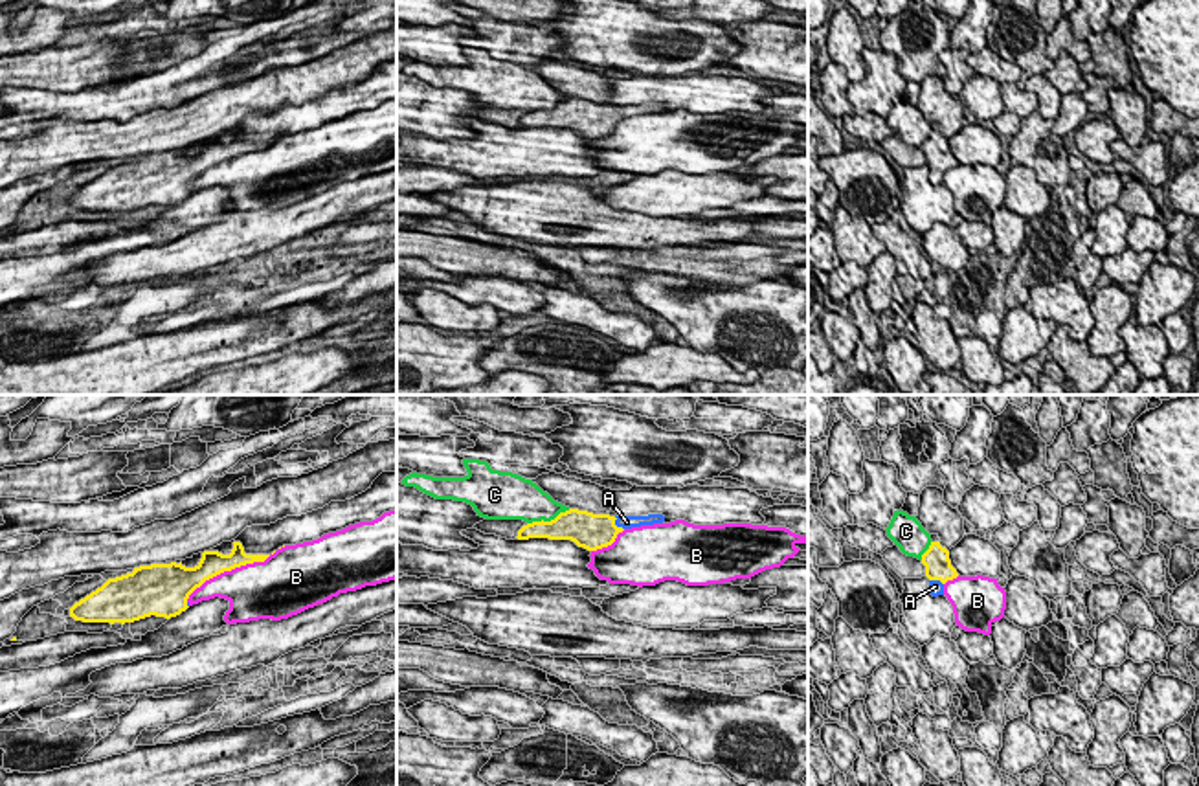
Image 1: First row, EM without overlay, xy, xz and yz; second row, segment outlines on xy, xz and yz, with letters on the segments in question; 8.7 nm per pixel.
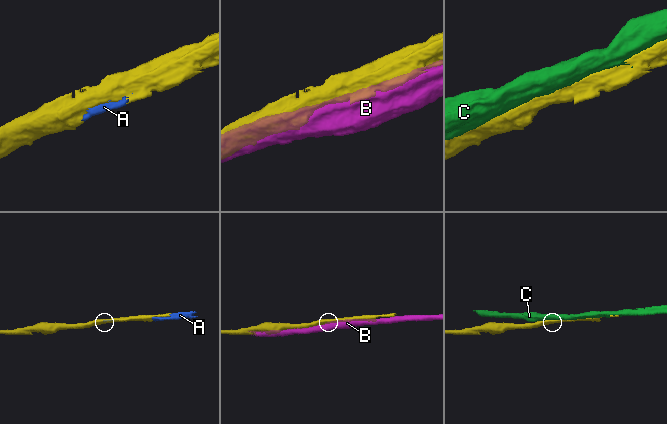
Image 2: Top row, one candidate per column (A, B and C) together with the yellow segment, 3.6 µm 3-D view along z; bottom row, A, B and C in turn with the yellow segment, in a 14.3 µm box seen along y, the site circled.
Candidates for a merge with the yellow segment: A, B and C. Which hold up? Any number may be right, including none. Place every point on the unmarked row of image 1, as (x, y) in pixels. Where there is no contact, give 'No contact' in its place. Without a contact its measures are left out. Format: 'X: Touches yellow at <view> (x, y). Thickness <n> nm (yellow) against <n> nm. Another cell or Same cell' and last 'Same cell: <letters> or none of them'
A: Touches yellow at xz (614, 112). Thickness 320 nm (yellow) against 130 nm. Same cell
B: Touches yellow at xy (230, 158). Thickness 220 nm (yellow) against 440 nm. Another cell
C: Touches yellow at xz (548, 111). Thickness 280 nm (yellow) against 340 nm. Another cell
Same cell: A

